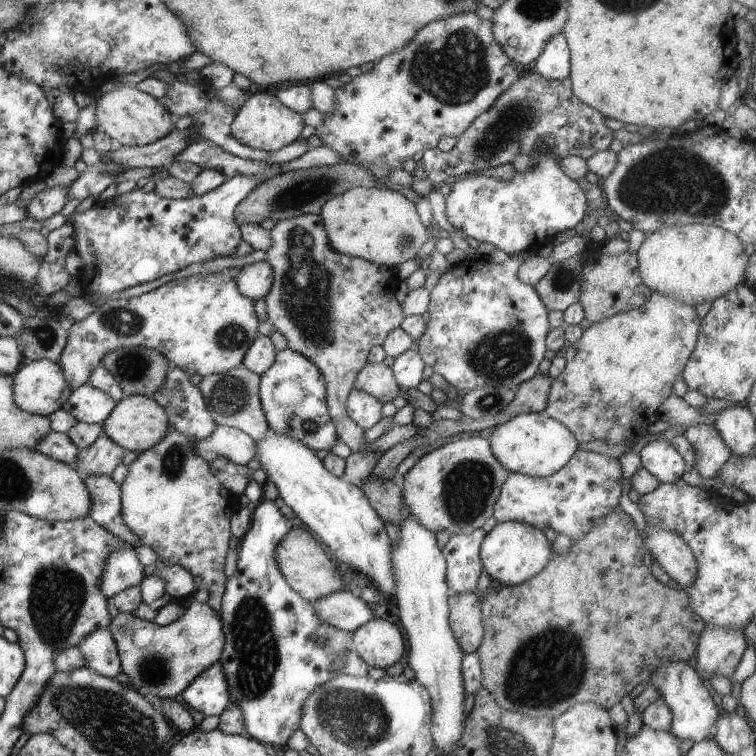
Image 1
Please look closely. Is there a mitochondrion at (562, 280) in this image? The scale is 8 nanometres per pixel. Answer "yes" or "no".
yes

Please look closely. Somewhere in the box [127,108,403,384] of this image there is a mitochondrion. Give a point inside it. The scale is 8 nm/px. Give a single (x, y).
(306, 295)

